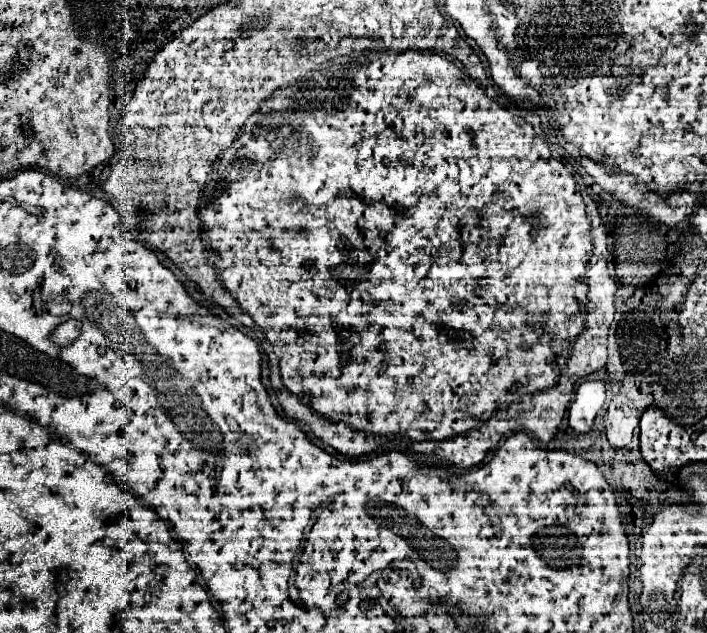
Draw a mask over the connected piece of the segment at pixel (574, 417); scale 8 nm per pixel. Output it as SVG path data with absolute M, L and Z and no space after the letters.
M587 380L578 385L576 398L569 408L569 426L579 433L593 429L596 413L605 402L605 383Z

